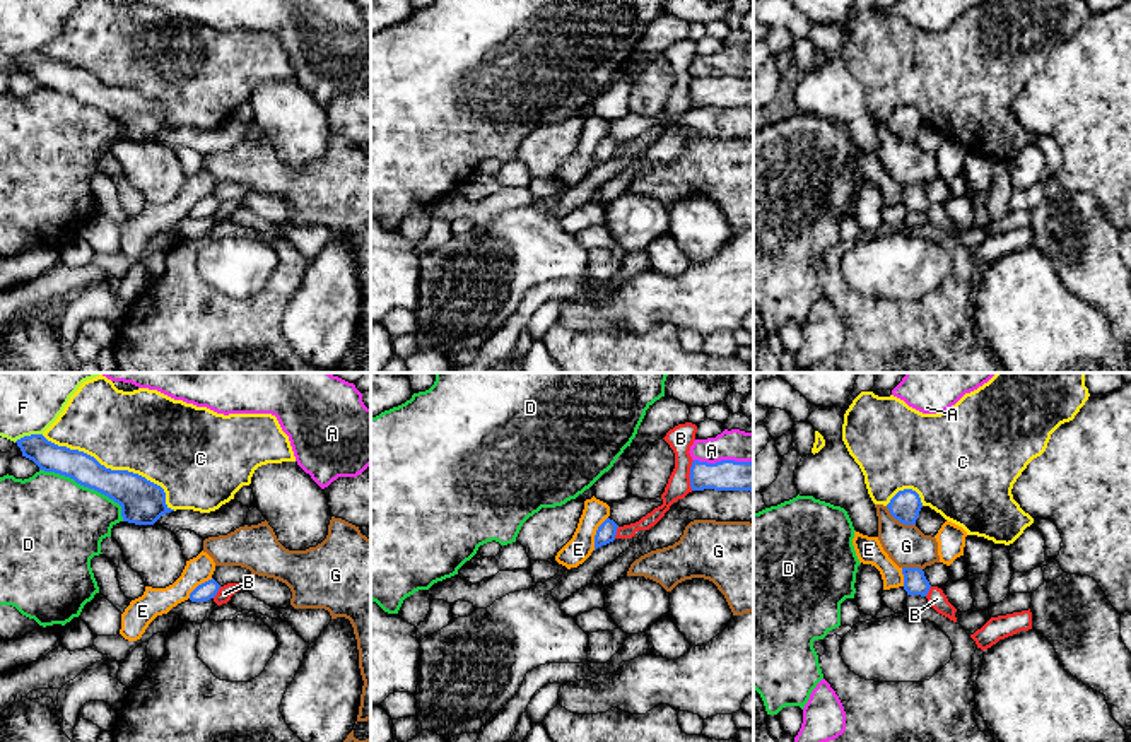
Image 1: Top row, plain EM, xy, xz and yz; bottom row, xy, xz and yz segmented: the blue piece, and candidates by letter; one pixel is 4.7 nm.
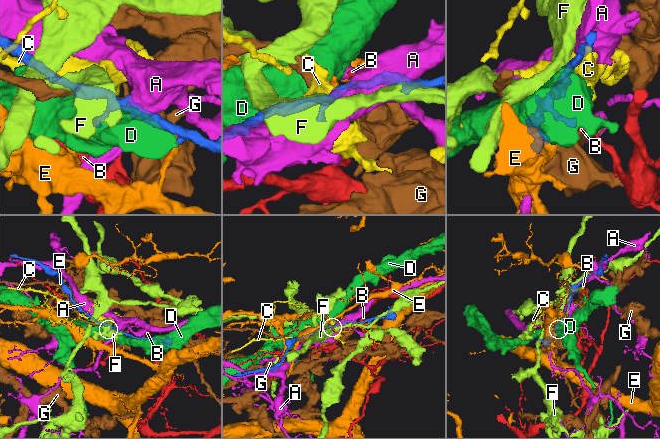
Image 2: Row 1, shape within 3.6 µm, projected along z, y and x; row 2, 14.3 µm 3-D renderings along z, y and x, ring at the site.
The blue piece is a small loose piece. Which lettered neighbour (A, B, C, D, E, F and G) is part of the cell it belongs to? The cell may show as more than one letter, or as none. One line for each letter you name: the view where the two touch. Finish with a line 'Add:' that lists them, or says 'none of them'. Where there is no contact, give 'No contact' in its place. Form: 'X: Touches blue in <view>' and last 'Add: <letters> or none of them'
E: Touches blue in xz
Add: E

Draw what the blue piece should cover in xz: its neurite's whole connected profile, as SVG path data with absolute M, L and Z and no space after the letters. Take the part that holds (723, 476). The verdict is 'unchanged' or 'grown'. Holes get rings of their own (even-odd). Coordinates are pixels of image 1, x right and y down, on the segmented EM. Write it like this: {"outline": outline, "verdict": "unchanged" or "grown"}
{"outline": "M694 460L690 467L692 491L750 491L753 492L753 462L721 460L716 463Z", "verdict": "unchanged"}

